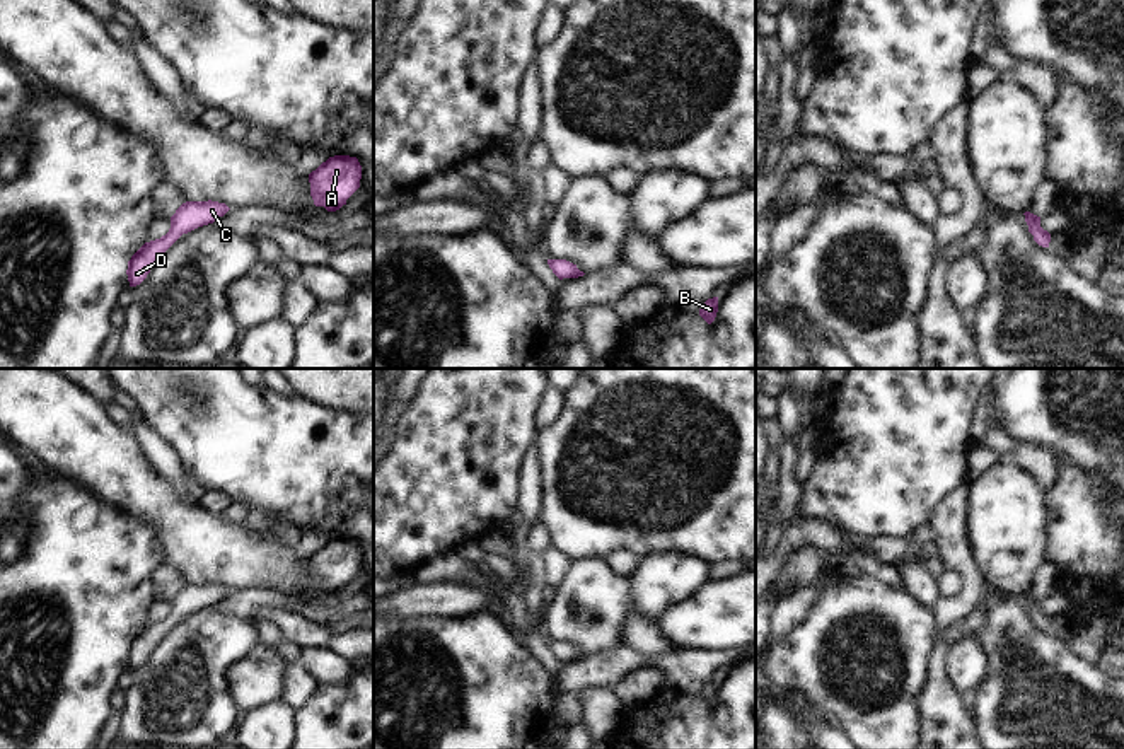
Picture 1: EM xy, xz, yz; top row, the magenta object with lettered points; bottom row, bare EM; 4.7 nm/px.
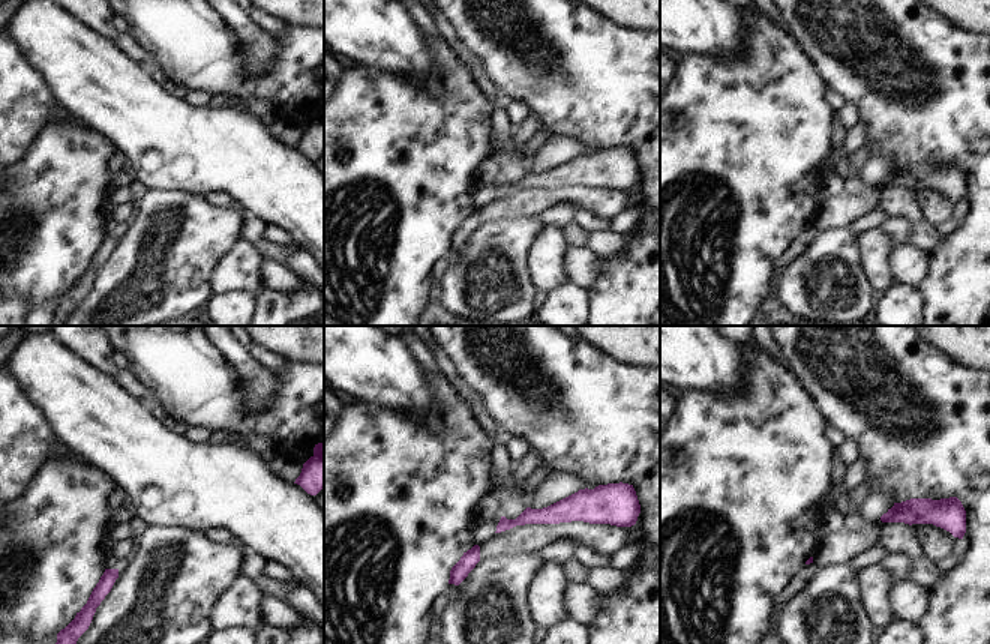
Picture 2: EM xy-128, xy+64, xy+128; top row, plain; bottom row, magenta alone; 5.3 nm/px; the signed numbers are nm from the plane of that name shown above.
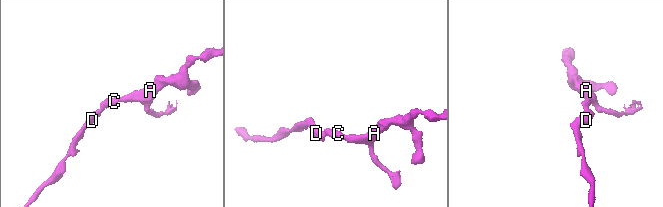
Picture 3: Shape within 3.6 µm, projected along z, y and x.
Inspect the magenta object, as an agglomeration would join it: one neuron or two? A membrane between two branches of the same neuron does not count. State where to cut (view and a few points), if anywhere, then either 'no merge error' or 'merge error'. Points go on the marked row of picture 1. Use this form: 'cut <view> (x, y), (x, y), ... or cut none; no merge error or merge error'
cut none; no merge error

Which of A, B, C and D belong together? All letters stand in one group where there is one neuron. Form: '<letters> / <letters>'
A B C D

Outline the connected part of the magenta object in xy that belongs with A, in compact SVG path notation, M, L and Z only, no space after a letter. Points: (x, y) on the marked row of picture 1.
M334 155L309 174L316 206L336 212L360 188L362 165L356 157Z

